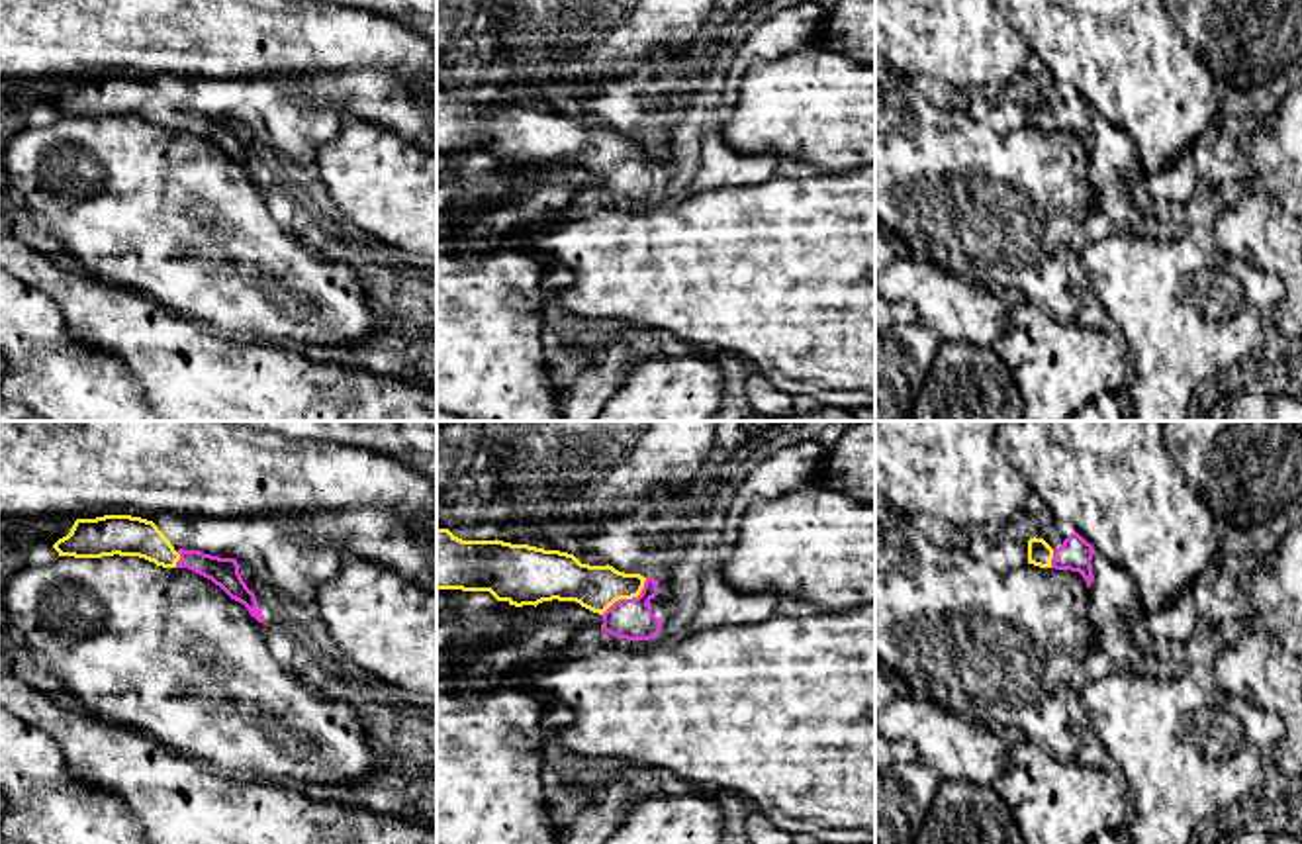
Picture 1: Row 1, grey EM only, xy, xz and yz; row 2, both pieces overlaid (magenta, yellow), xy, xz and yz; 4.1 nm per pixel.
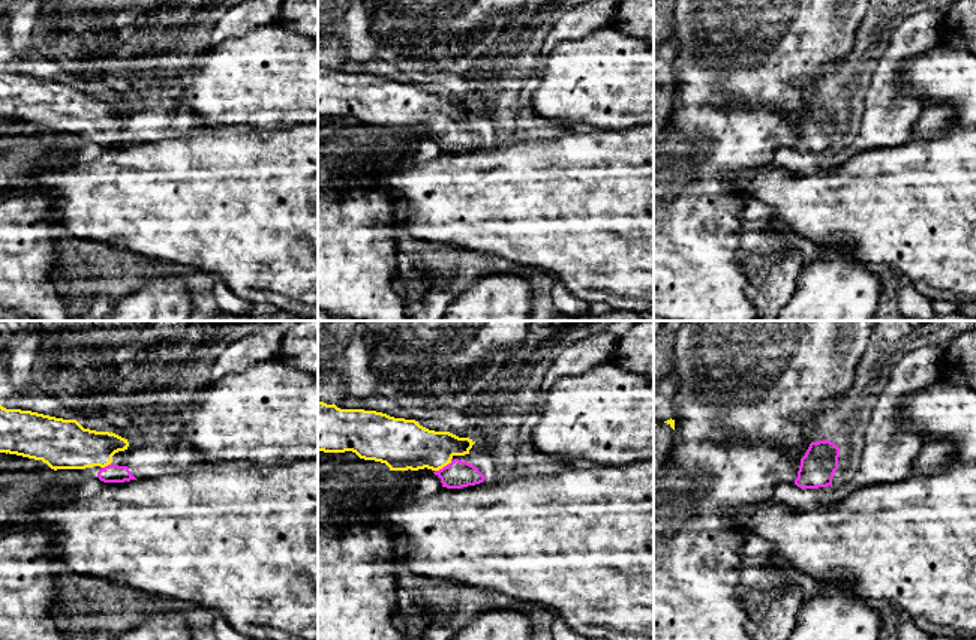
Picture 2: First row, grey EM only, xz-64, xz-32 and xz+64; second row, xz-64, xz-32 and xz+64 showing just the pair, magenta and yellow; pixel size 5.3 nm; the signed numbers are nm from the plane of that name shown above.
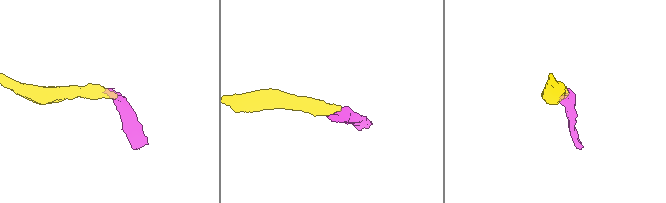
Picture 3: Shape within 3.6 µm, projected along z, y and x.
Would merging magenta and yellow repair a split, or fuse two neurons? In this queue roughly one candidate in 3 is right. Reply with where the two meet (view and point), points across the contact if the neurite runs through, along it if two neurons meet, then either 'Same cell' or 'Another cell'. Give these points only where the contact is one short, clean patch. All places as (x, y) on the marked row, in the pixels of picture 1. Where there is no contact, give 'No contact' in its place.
Touches magenta at xz (627, 600). Path across: xz (633, 619), (627, 613), (627, 600), (596, 588). Same cell

